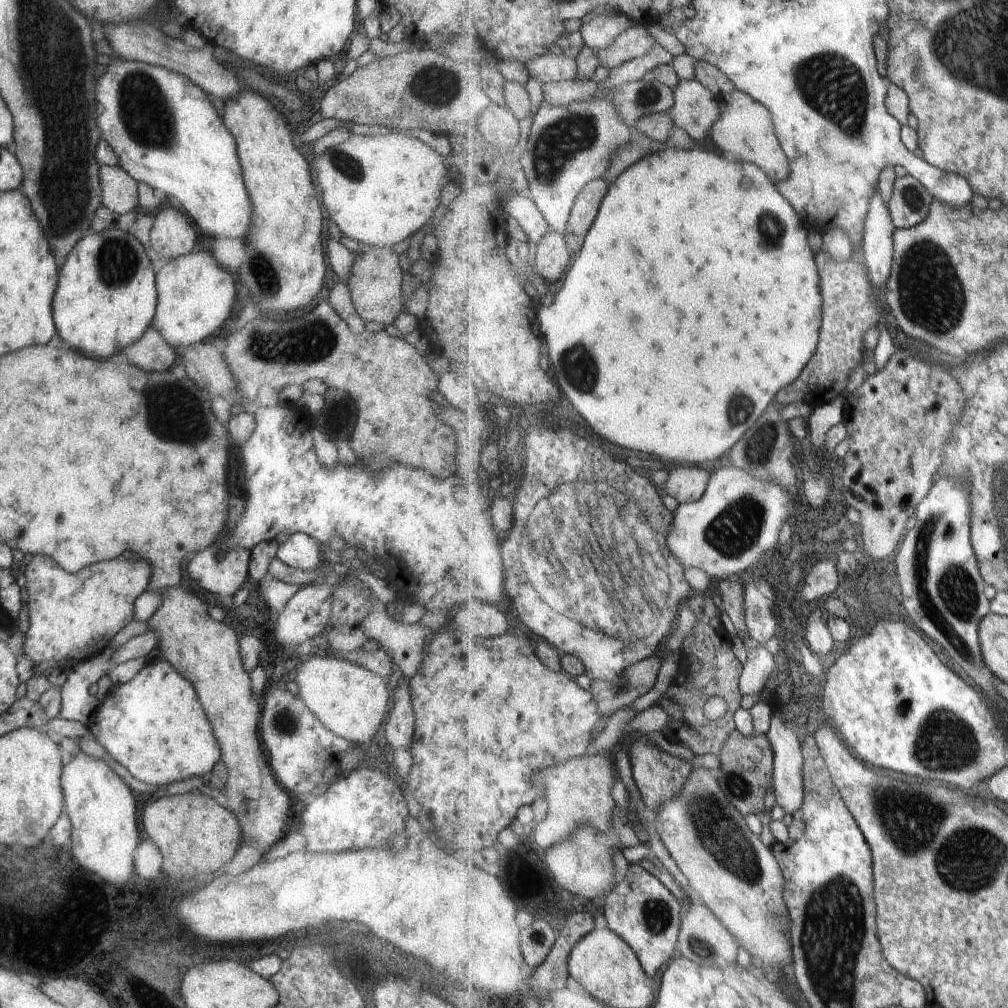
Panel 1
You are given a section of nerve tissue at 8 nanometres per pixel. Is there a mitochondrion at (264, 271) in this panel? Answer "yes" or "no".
yes

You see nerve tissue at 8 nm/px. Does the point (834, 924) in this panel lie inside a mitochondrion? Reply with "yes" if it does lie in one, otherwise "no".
yes

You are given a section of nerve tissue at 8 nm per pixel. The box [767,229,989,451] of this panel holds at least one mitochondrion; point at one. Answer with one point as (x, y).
(929, 296)

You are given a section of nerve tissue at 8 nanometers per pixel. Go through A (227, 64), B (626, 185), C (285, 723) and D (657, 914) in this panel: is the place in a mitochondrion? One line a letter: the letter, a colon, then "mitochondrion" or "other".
A: other
B: other
C: mitochondrion
D: mitochondrion

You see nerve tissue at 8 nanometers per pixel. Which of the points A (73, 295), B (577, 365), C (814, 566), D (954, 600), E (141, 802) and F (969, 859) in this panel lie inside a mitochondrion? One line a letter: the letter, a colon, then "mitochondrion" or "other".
A: other
B: mitochondrion
C: other
D: mitochondrion
E: other
F: mitochondrion

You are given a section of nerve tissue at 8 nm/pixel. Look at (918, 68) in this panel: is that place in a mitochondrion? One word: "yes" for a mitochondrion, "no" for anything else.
yes

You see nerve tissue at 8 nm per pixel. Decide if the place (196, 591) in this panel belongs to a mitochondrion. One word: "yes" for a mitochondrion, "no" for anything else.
no

